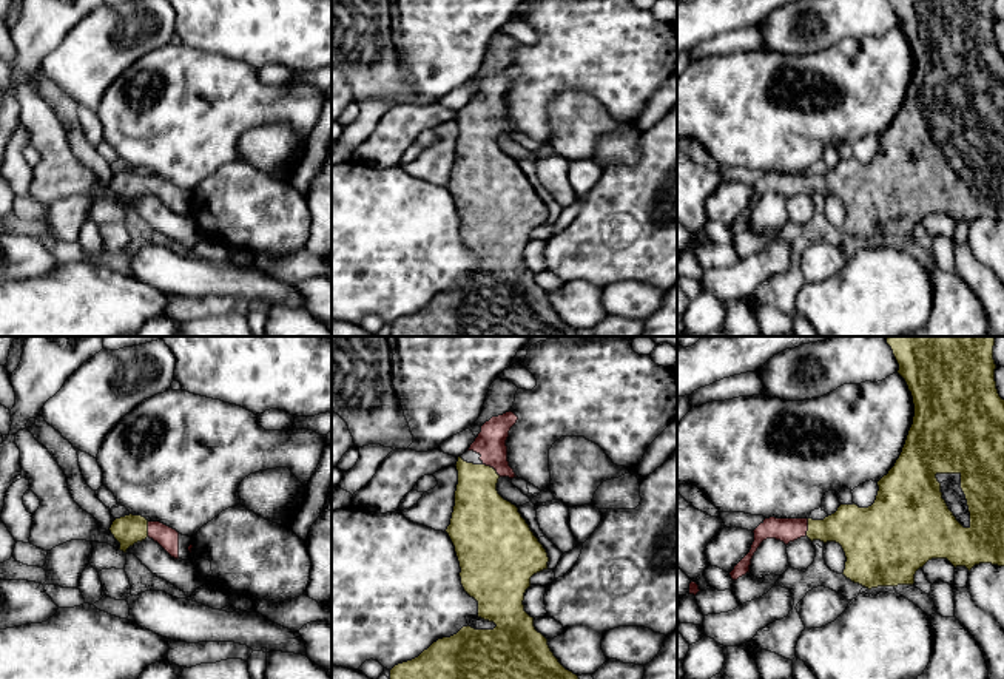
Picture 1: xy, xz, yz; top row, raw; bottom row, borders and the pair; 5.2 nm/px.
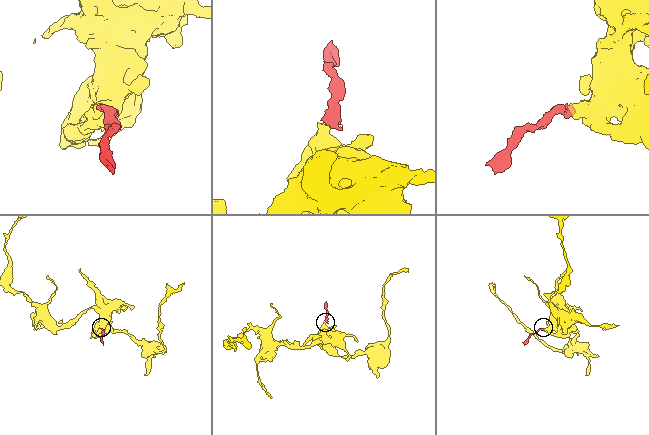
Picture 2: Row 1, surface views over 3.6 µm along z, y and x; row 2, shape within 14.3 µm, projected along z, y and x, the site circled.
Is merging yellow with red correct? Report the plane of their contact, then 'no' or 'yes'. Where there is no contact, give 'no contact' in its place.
meets yellow in xz; yes

